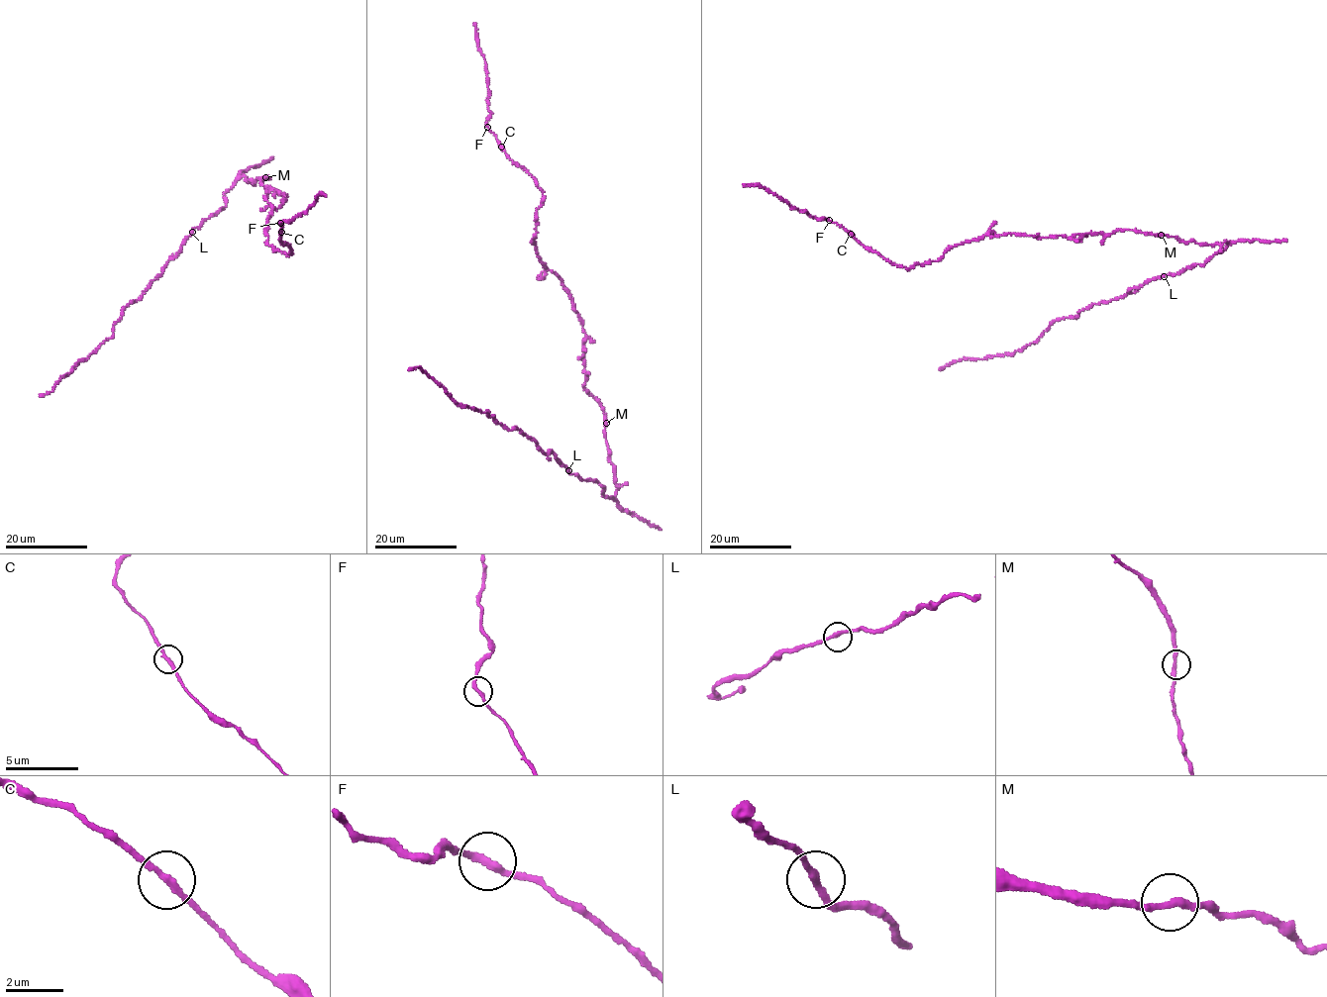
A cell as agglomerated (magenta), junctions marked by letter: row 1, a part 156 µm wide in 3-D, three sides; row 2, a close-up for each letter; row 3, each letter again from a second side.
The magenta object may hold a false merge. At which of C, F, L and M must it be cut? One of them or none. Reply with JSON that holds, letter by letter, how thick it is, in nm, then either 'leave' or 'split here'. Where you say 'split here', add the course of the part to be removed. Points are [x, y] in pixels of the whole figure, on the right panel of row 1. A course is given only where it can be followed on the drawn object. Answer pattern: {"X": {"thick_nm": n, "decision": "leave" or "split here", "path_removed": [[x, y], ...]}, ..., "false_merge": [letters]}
{"C": {"thick_nm": 240, "decision": "leave"}, "F": {"thick_nm": 240, "decision": "leave"}, "L": {"thick_nm": 240, "decision": "leave"}, "M": {"thick_nm": 240, "decision": "leave"}, "false_merge": []}

